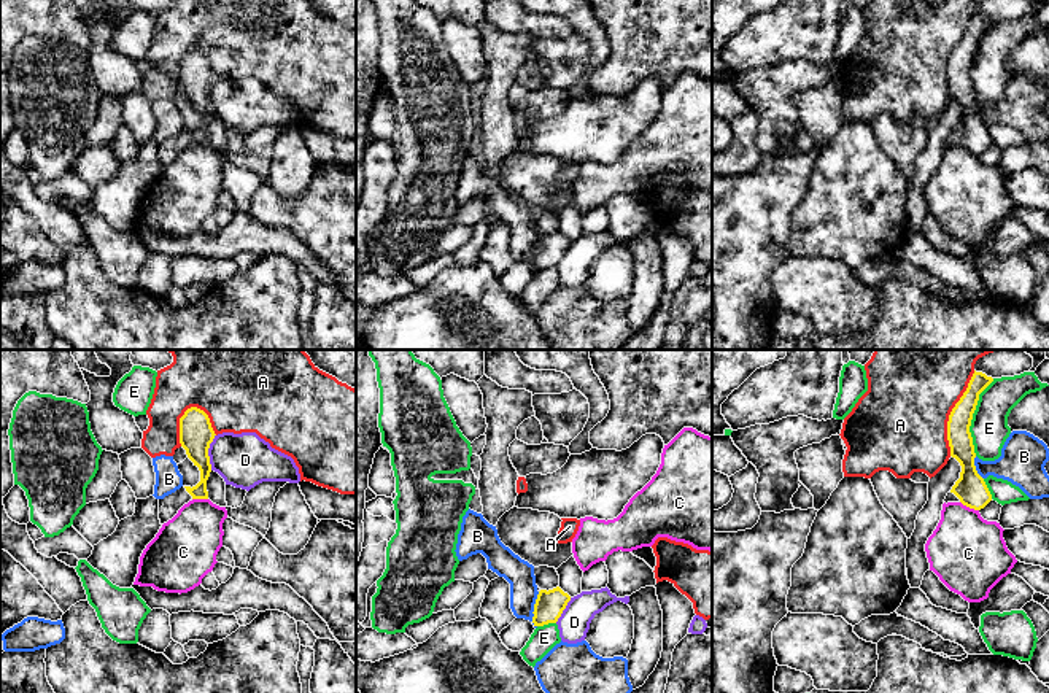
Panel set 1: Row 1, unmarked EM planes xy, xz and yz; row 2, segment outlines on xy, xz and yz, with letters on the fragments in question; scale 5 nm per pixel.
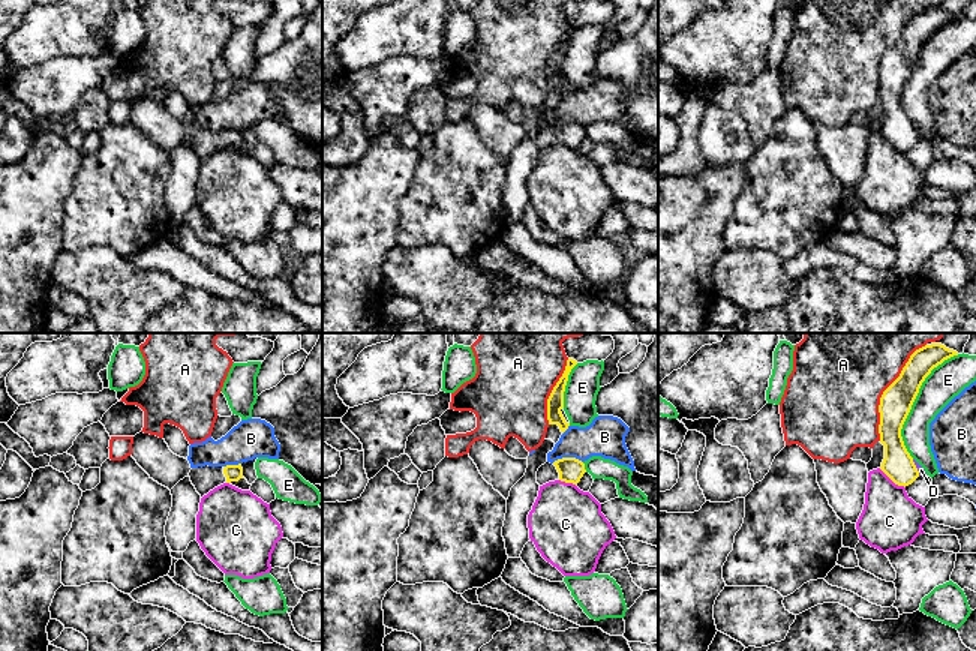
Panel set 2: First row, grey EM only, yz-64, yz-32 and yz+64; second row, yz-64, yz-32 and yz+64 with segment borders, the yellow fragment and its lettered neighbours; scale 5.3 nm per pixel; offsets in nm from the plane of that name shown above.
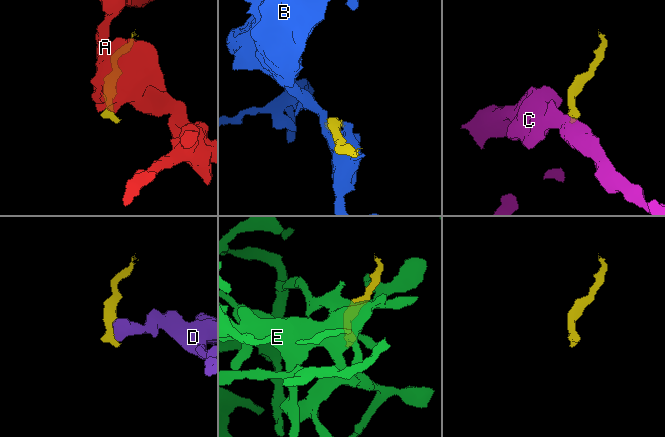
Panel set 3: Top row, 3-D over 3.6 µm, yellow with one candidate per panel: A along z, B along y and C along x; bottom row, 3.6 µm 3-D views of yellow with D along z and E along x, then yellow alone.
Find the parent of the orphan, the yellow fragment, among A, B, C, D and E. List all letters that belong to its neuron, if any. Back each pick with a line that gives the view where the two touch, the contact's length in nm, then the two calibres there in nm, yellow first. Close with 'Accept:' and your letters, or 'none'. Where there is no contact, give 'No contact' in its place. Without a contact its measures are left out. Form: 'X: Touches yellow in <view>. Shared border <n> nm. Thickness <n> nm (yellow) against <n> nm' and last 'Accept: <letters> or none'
Accept: none

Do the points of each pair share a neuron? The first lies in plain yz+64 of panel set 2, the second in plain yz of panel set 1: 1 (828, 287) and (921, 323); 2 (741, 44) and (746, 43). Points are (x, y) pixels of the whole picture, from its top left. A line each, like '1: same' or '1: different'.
1: same
2: same

